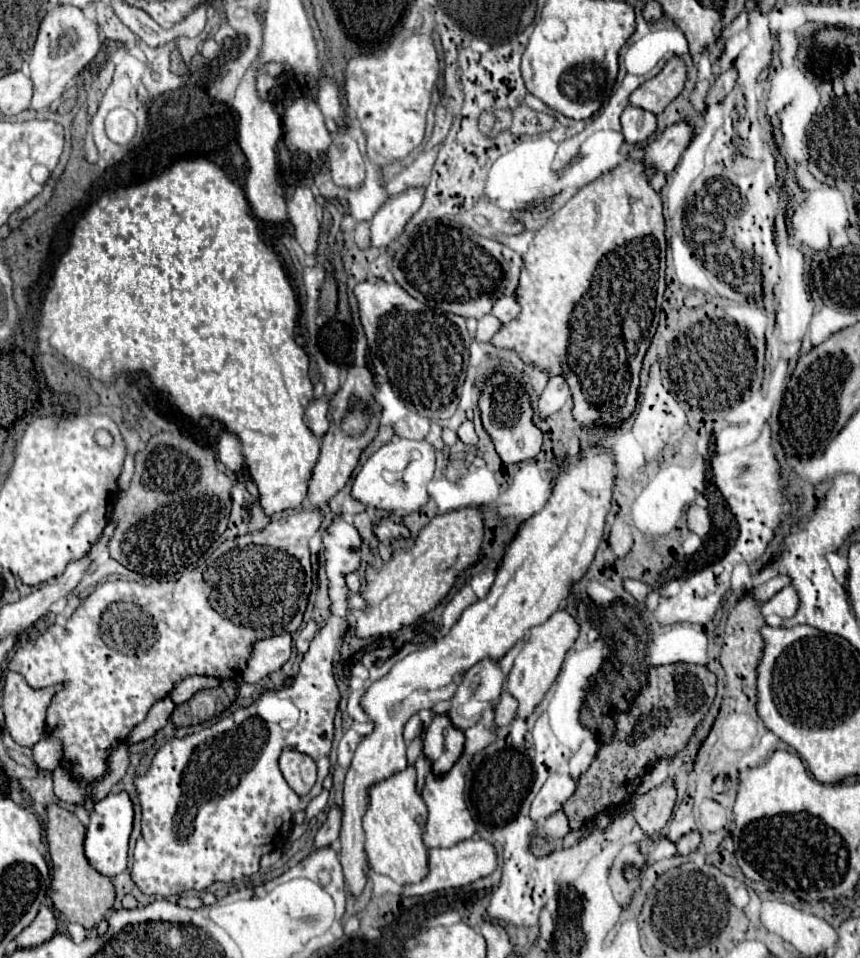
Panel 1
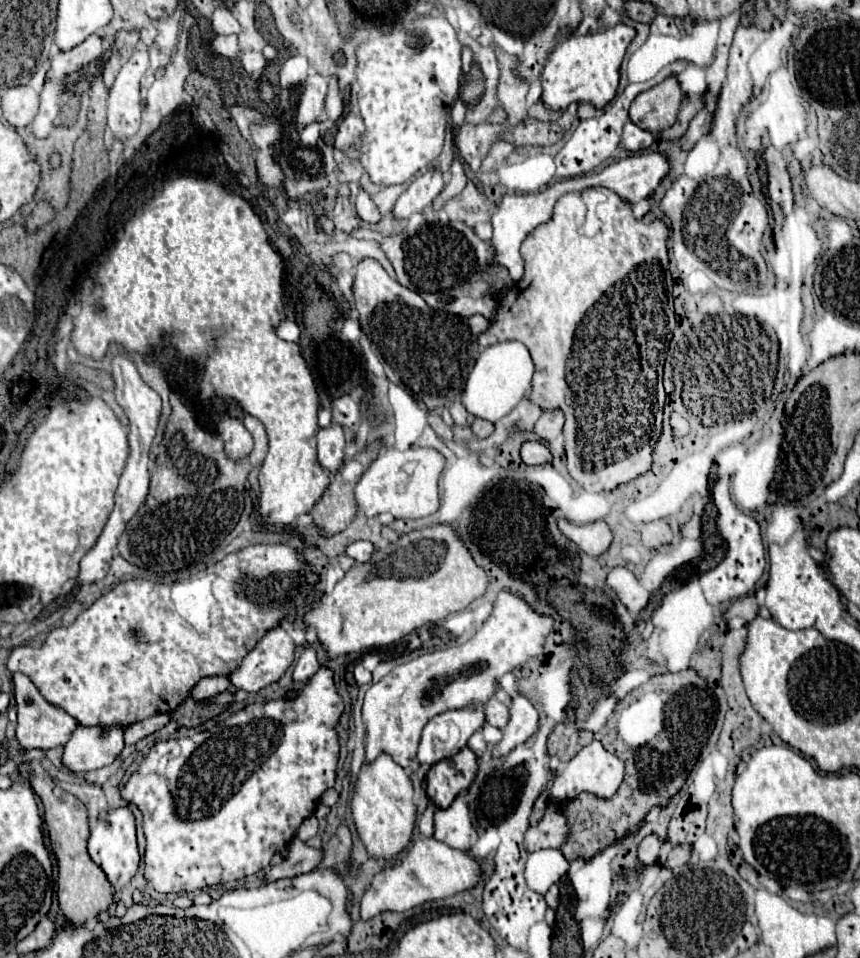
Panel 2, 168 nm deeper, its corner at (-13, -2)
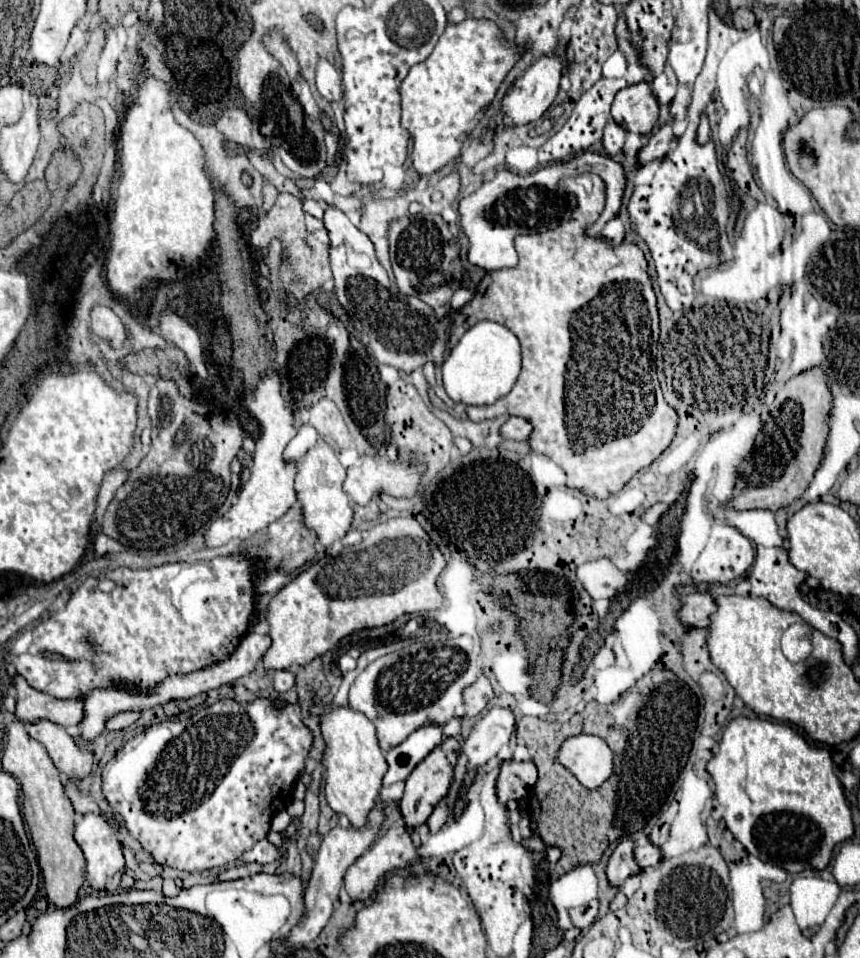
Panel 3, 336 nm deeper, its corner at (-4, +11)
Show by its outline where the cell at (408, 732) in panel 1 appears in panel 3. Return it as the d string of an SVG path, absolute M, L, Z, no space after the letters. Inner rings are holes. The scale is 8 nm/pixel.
M429 722L429 726L421 726L413 734L409 734L403 744L395 746L385 754L389 770L383 778L383 786L389 786L397 780L405 780L413 772L413 768L443 740L443 726L437 726L437 722Z

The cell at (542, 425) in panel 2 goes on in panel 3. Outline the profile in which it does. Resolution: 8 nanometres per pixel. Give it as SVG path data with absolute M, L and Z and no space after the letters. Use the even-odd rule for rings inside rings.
M509 418L503 428L501 434L509 440L525 440L531 434L533 426L529 426L529 422L525 422L525 418Z

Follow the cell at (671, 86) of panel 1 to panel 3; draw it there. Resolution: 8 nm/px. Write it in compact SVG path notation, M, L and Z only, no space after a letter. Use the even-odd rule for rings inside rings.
M639 82L619 90L611 106L611 116L627 132L649 134L659 120L659 102L651 90L651 82Z

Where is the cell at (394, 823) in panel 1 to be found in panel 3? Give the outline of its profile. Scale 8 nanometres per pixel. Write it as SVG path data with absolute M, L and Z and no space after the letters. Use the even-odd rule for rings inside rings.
M321 704L313 706L313 714L323 716L321 732L327 740L325 750L325 794L329 806L337 812L347 816L353 828L365 826L369 820L369 810L379 800L379 792L383 786L383 776L389 764L385 762L385 754L379 748L377 732L373 722L365 718L361 712L353 712L351 708L323 708Z

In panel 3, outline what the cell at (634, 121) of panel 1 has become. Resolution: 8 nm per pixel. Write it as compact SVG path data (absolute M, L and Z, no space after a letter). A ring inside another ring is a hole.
M609 120L605 126L605 136L603 136L605 152L609 156L615 156L617 152L621 152L625 140L627 140L627 130L621 124L617 124L615 120Z

